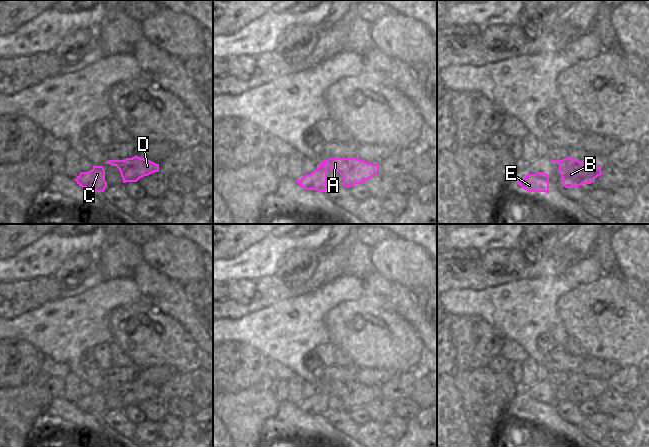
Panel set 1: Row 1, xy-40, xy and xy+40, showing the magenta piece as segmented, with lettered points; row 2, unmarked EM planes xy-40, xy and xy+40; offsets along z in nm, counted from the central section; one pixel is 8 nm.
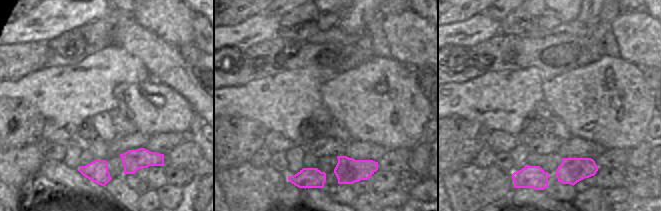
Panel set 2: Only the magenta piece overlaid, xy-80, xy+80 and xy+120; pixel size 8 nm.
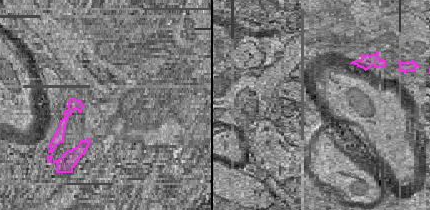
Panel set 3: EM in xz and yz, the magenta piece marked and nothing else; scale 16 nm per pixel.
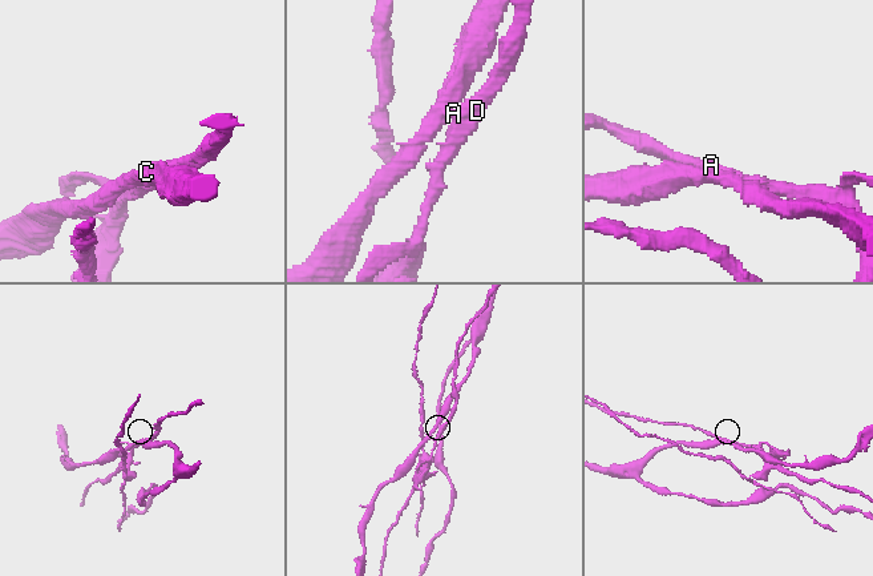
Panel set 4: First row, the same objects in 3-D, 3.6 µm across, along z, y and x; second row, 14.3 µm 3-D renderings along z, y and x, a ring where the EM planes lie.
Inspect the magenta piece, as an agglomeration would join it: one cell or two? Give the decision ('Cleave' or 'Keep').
Cleave

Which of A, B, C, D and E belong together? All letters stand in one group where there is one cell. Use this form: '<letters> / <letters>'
A B D / C E

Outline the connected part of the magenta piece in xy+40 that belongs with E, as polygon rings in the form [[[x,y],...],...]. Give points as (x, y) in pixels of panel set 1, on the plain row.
[[[544,396],[527,398],[520,406],[516,406],[528,416],[546,416],[549,418],[549,399]]]

